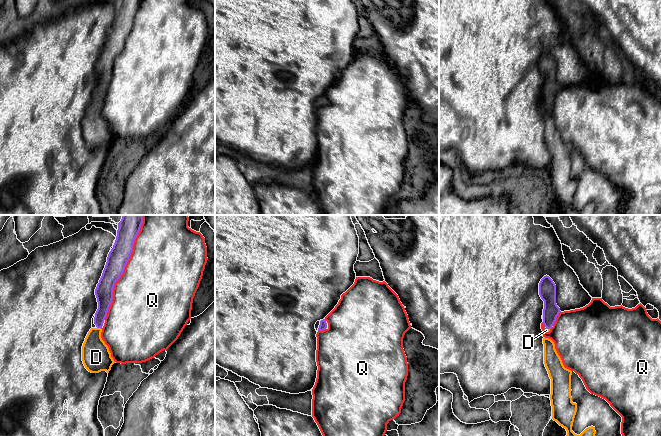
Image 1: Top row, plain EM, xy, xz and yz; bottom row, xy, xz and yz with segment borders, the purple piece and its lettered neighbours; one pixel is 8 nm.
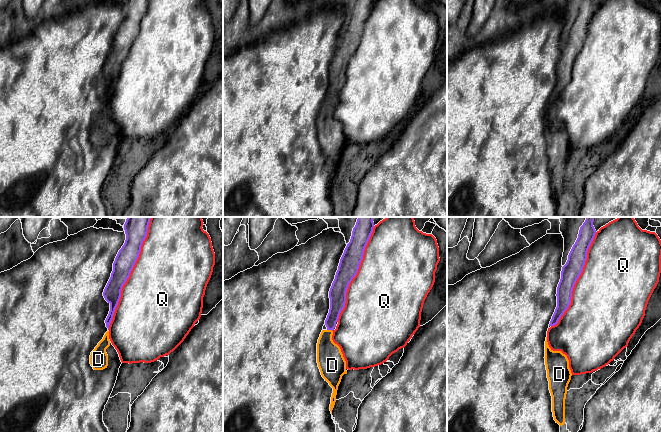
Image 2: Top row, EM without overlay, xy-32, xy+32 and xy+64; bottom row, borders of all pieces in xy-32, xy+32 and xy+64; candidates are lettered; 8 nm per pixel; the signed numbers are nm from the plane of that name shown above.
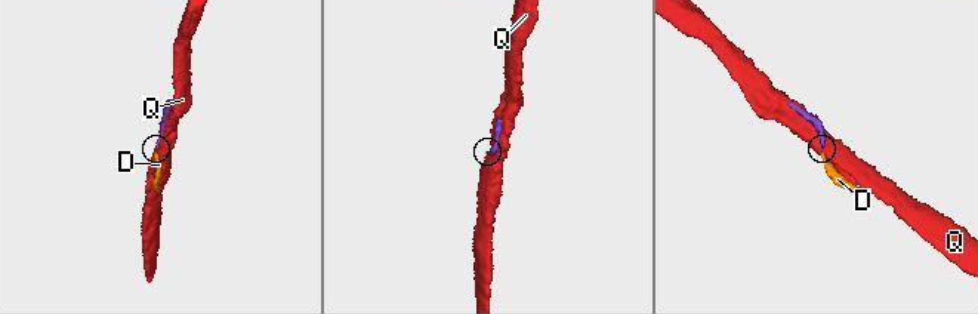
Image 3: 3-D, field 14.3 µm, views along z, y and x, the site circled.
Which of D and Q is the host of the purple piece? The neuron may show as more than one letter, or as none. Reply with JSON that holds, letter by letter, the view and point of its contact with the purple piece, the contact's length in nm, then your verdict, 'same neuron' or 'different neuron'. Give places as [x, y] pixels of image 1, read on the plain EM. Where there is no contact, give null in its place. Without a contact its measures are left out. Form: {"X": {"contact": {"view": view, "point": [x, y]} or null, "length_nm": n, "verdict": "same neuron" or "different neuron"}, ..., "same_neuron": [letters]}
{"D": {"contact": {"view": "xy", "point": [99, 103]}, "length_nm": 40, "verdict": "same neuron"}, "Q": {"contact": {"view": "xy", "point": [123, 47]}, "length_nm": 850, "verdict": "different neuron"}, "same_neuron": ["D"]}

